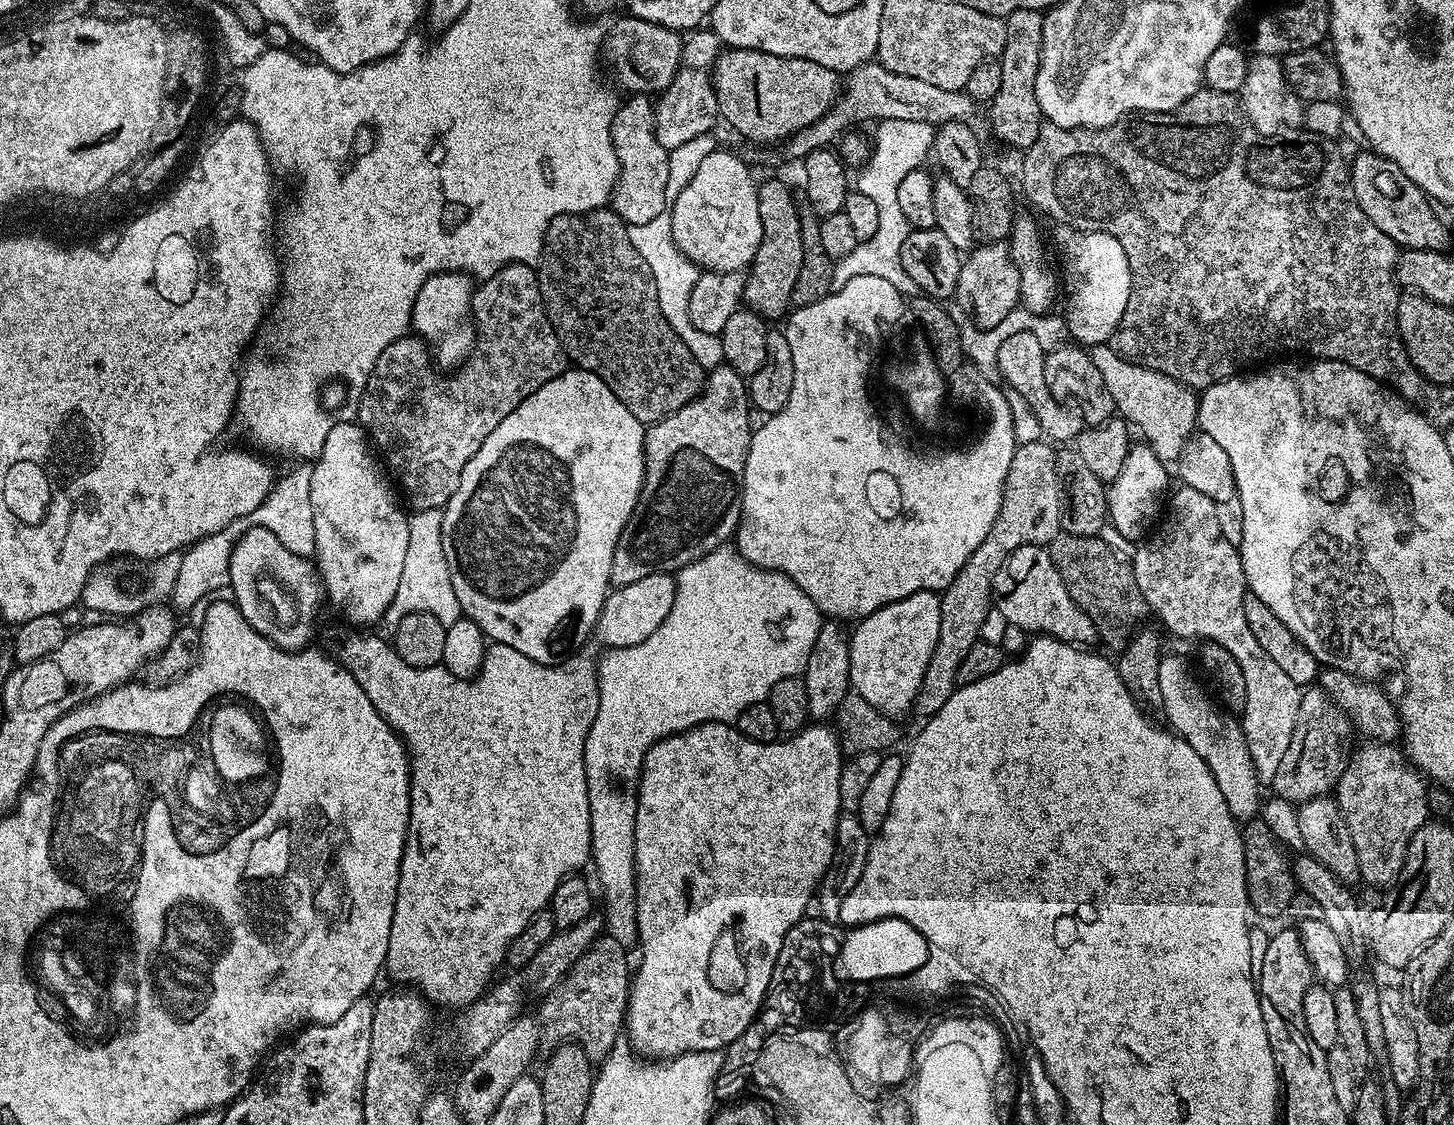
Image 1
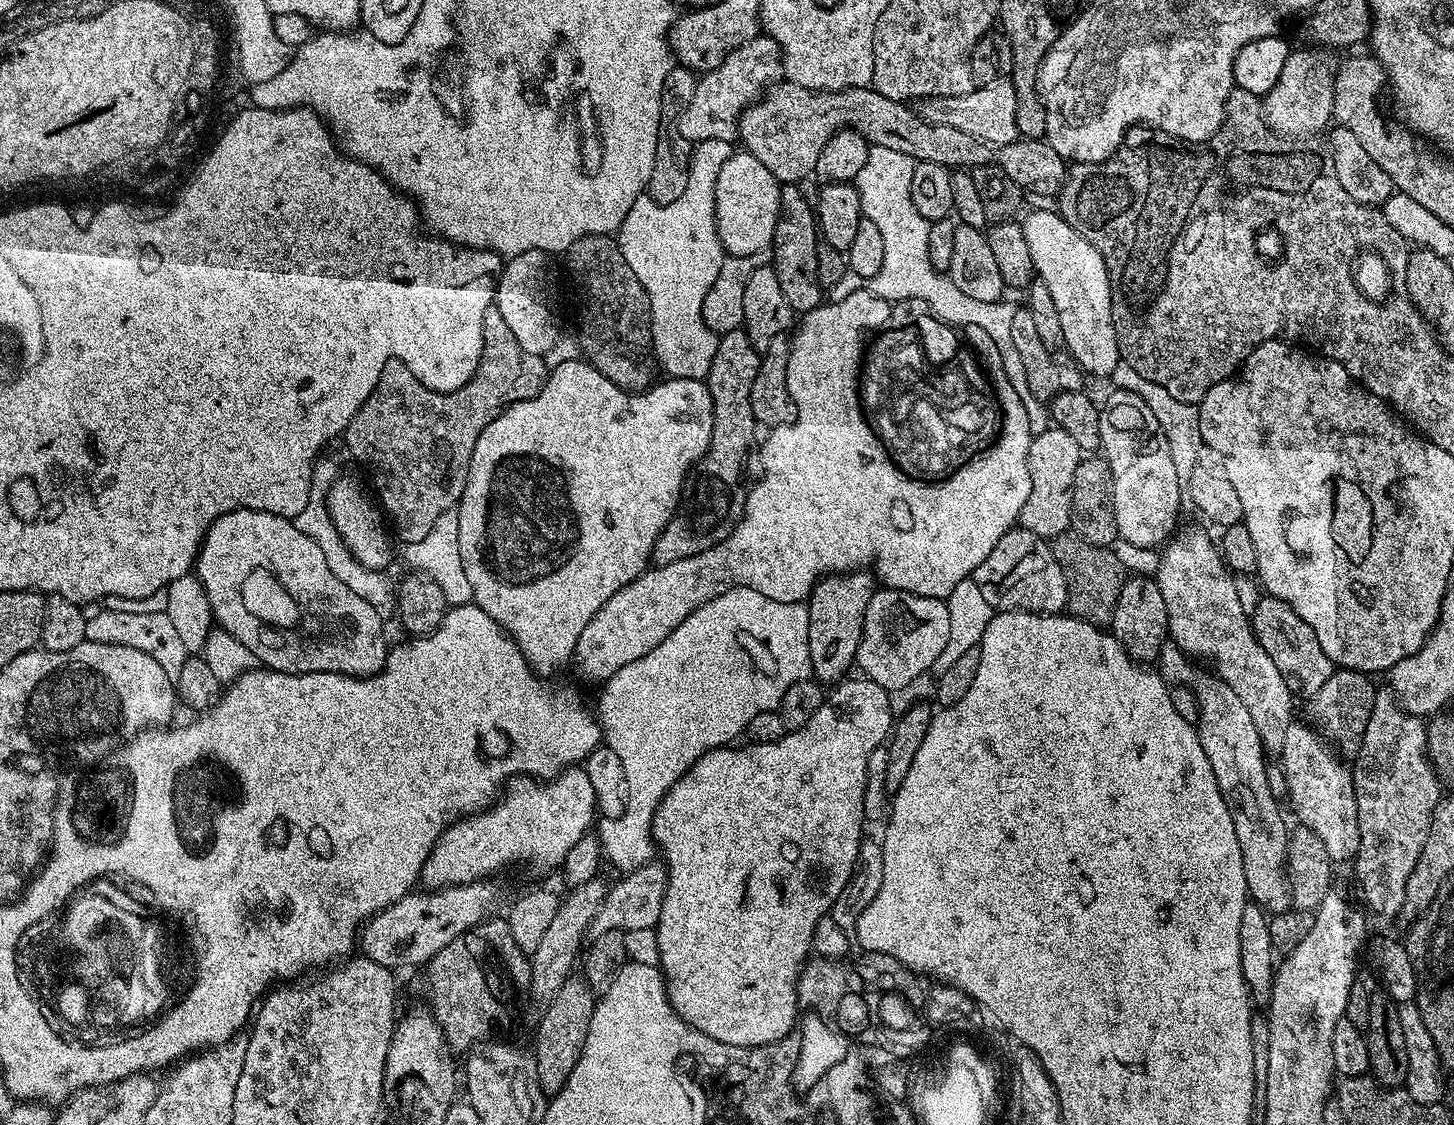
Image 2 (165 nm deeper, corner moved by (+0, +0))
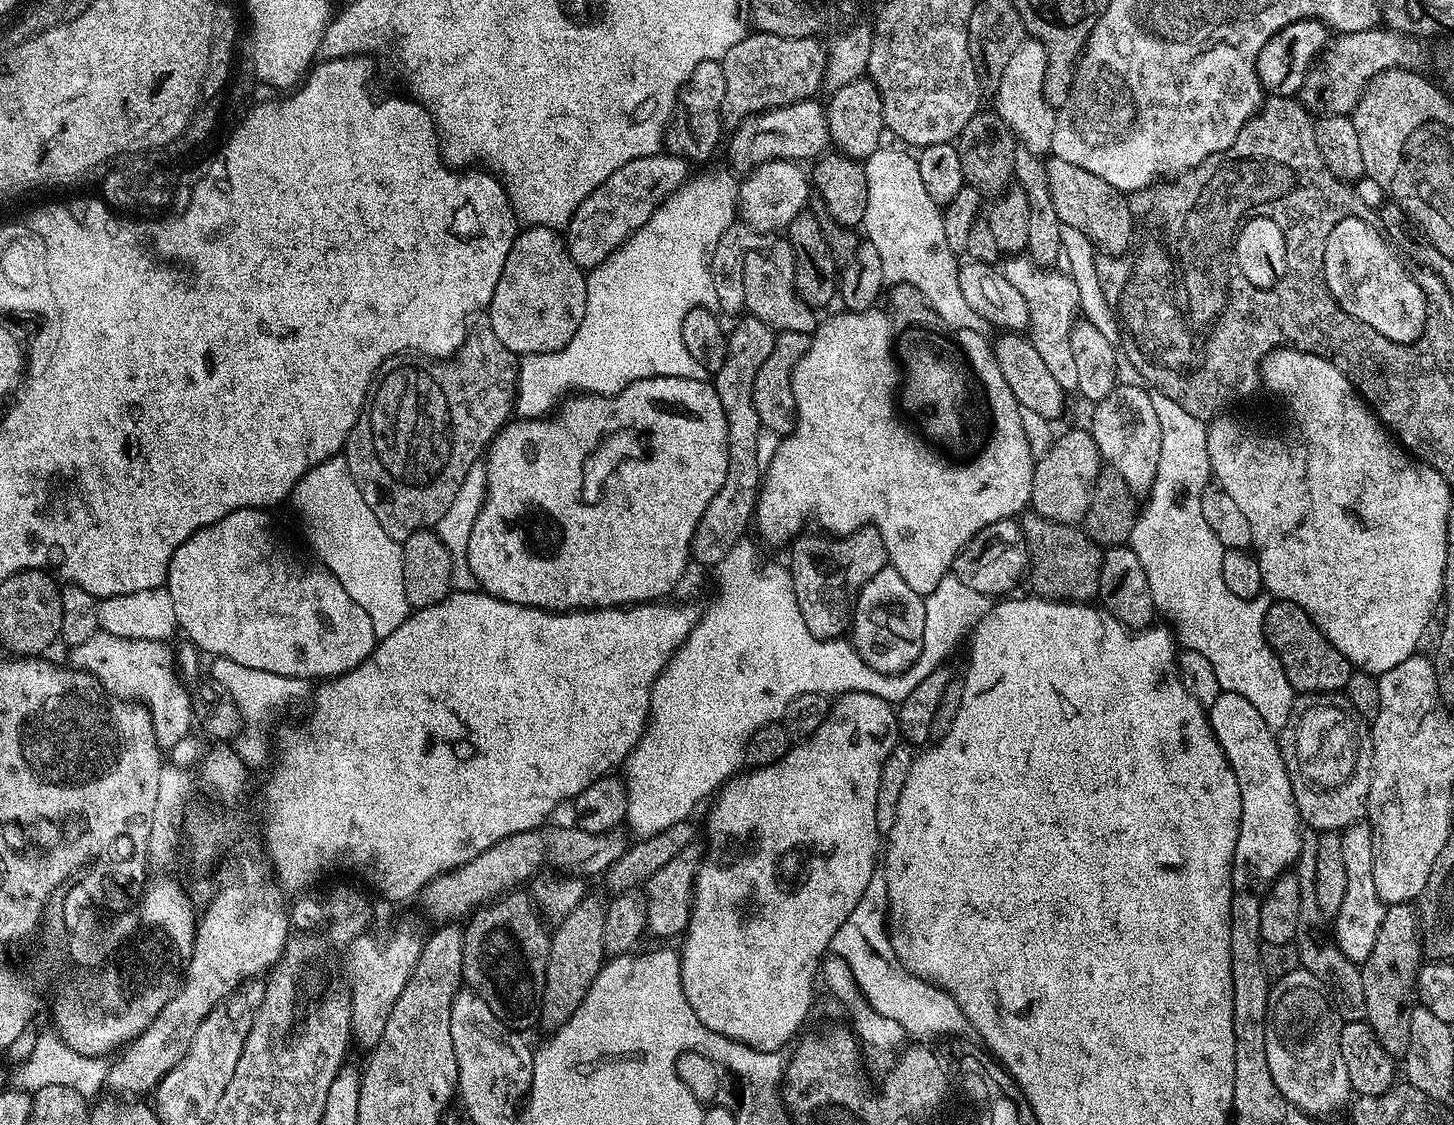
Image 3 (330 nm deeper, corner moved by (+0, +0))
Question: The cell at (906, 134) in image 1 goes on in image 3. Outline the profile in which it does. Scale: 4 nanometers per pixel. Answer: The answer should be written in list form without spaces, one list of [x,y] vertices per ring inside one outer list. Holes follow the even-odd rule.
[[[882,146],[863,161],[867,193],[863,235],[867,243],[878,250],[878,258],[882,258],[882,274],[889,285],[908,283],[914,286],[940,319],[941,325],[949,324],[949,329],[984,332],[986,323],[970,310],[959,289],[961,265],[956,262],[957,253],[952,252],[946,243],[941,205],[930,202],[918,175],[916,156],[900,148]]]

